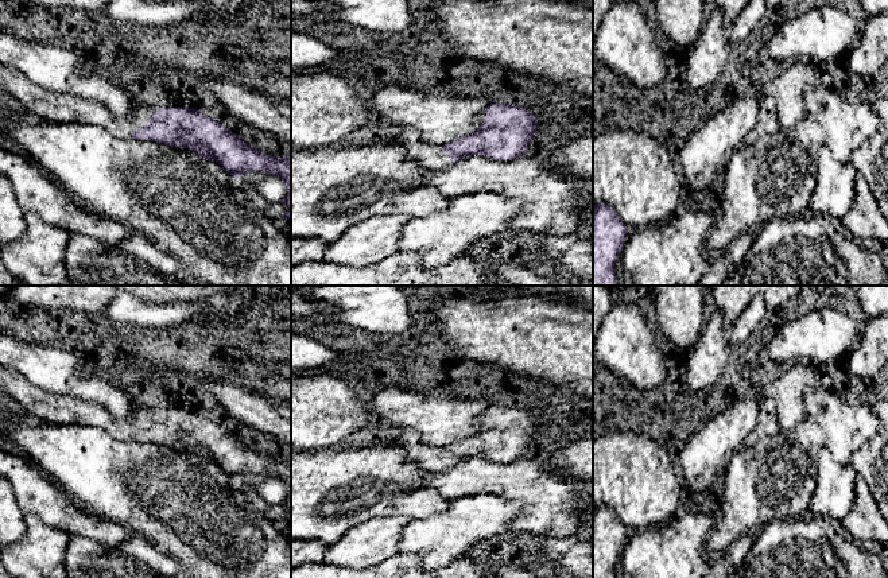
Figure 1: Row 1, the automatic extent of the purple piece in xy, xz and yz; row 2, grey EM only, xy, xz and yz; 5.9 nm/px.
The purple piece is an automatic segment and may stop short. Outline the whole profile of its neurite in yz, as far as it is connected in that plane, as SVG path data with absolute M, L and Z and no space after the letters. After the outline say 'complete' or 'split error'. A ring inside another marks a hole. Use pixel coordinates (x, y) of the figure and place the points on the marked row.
M601 202L593 209L593 286L619 286L614 269L628 228L613 207Z; complete

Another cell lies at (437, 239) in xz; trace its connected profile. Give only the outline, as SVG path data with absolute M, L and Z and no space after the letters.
M490 193L458 195L445 210L404 224L399 251L415 253L426 268L462 256L476 243L515 229L511 220L523 199Z

